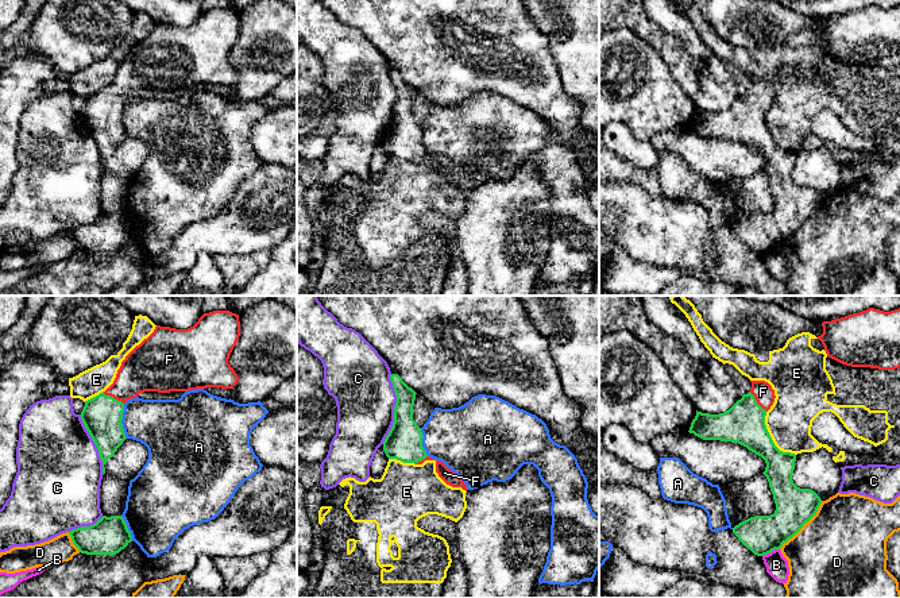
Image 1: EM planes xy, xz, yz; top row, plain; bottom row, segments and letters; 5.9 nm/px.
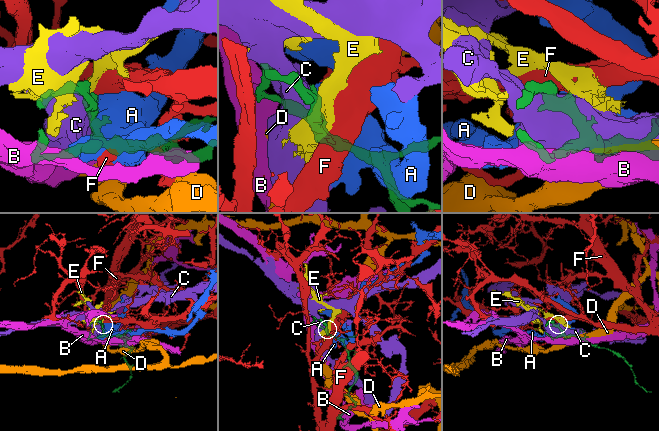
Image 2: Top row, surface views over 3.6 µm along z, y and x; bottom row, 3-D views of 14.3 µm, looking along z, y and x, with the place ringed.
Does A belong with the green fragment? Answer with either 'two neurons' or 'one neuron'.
two neurons

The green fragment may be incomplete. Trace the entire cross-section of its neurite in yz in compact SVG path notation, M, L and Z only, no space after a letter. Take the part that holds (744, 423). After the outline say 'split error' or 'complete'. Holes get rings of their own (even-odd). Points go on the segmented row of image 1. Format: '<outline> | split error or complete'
M750 381L752 389L729 410L702 413L691 423L690 433L703 440L738 443L761 456L776 510L770 516L754 516L733 528L738 540L757 556L780 549L818 512L822 499L811 489L800 489L792 481L796 455L780 451L765 425L766 412L775 402L775 390L765 381Z | split error

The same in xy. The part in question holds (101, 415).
M213 310L204 313L188 329L157 325L154 332L125 356L113 383L105 391L85 401L80 414L99 450L104 474L104 464L127 439L121 424L124 404L144 391L170 393L206 387L232 389L239 377L228 359L239 336L239 315L229 310Z | split error

